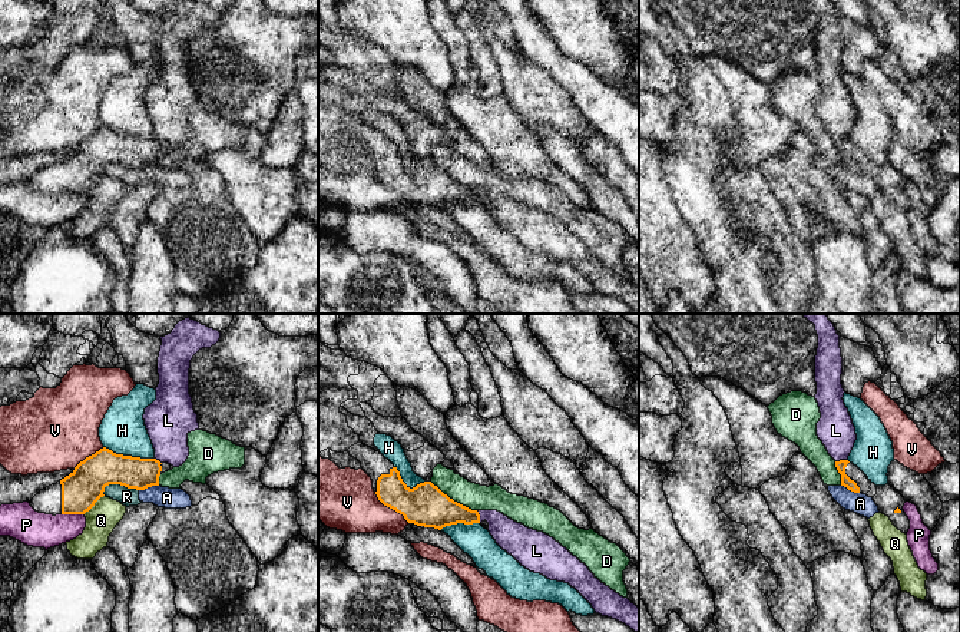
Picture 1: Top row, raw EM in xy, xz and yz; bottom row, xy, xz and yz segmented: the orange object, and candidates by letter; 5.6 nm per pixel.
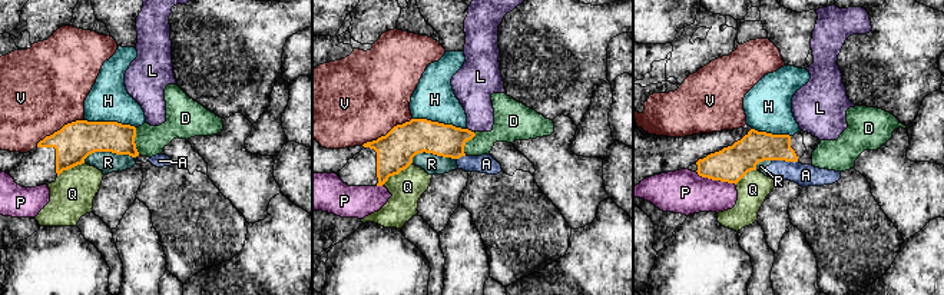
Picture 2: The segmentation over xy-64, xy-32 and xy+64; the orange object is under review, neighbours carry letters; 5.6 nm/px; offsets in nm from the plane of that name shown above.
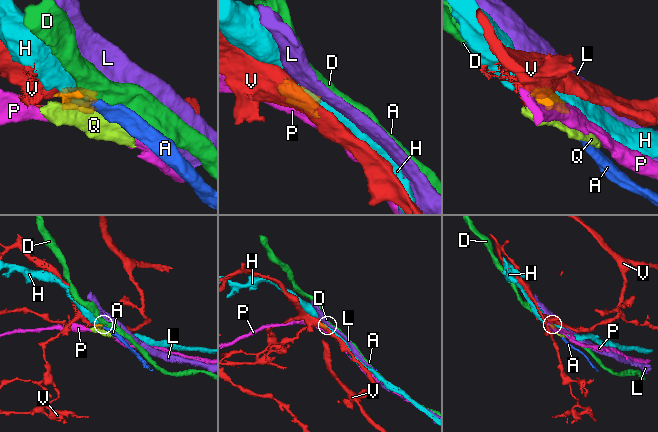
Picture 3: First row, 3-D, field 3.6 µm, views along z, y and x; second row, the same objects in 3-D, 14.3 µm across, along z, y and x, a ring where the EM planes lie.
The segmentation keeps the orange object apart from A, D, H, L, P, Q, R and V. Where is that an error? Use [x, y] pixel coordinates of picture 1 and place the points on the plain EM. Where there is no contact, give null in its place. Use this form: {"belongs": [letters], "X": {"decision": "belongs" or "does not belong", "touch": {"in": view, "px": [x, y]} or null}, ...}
{"belongs": [], "A": {"decision": "does not belong", "touch": {"in": "xy", "px": [148, 165]}}, "D": {"decision": "does not belong", "touch": {"in": "xz", "px": [452, 178]}}, "H": {"decision": "does not belong", "touch": {"in": "xy", "px": [128, 135]}}, "L": {"decision": "does not belong", "touch": {"in": "xz", "px": [479, 195]}}, "P": {"decision": "does not belong", "touch": {"in": "xy", "px": [73, 192]}}, "Q": {"decision": "does not belong", "touch": {"in": "xy", "px": [93, 184]}}, "R": {"decision": "does not belong", "touch": {"in": "xy", "px": [118, 162]}}, "V": {"decision": "does not belong", "touch": {"in": "xz", "px": [390, 187]}}}

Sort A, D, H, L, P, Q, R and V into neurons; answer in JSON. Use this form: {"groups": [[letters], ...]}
{"groups": [["A", "R"], ["D"], ["H"], ["L"], ["P"], ["Q"], ["V"]]}

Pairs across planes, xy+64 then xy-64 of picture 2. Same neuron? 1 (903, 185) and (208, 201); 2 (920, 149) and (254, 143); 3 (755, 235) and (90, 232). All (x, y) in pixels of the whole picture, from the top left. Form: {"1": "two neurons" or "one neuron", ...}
{"1": "two neurons", "2": "one neuron", "3": "one neuron"}

